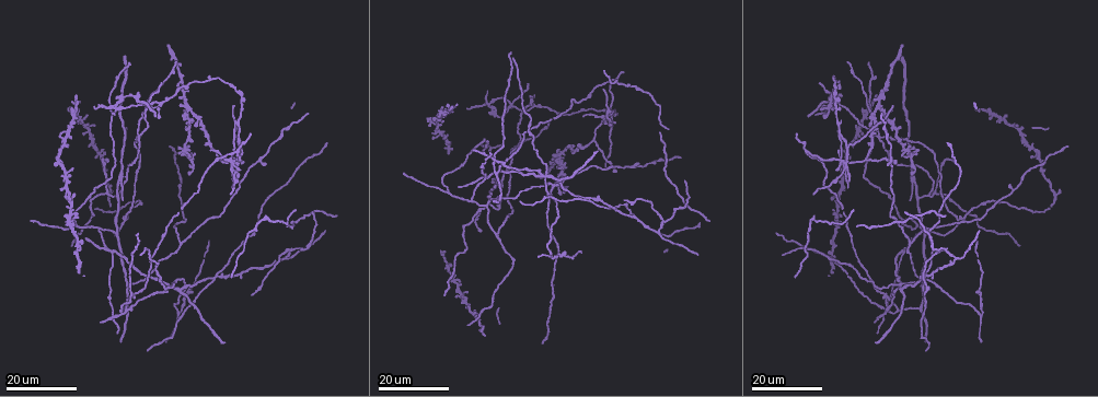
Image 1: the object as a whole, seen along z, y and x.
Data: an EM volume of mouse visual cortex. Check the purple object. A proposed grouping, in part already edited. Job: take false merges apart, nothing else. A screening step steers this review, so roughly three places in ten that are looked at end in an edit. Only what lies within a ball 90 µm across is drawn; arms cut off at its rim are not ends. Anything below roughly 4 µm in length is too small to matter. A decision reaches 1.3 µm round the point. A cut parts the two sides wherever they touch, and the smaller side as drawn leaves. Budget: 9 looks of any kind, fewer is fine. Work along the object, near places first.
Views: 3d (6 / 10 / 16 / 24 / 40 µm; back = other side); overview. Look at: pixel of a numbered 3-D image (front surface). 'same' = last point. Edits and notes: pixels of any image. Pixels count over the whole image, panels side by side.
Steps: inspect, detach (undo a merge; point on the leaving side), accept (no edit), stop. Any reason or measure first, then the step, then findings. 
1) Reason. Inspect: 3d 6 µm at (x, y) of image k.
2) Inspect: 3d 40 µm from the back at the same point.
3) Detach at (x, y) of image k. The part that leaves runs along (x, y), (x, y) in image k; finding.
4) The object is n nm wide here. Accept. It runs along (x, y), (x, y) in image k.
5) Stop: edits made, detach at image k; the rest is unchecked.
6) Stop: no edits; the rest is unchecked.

Three-way junction. Inspect: 3d 24 µm at (487, 203) of image 1.

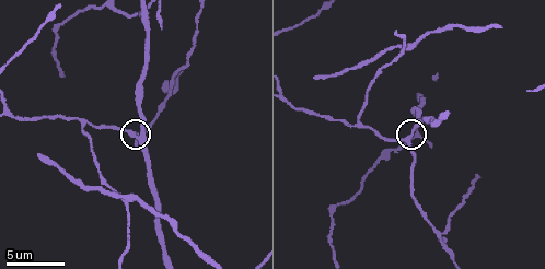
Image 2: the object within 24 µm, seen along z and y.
Inspect: 3d 6 µm at (134, 131) of image 2.

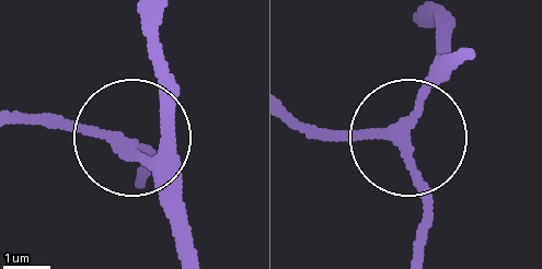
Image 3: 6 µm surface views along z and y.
Accept. One neuron here.

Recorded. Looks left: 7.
Three-way junction. Inspect: 3d 10 µm at (170, 93) of image 2.

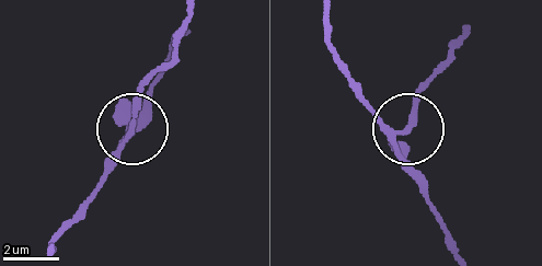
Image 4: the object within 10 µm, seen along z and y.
Inspect: 3d 10 µm from the back at (131, 126) of image 4.

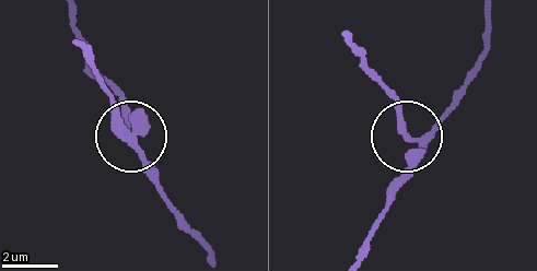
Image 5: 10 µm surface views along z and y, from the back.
The object is 230 nm wide here. Accept. One neuron here.

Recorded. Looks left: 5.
Inspect: 3d 6 µm at (414, 199) of image 2.

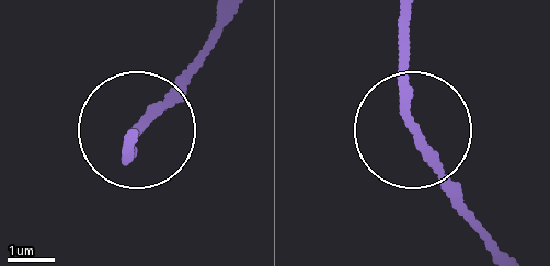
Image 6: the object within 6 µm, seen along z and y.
From behind. Inspect: 3d 6 µm from the back at (411, 126) of image 6.

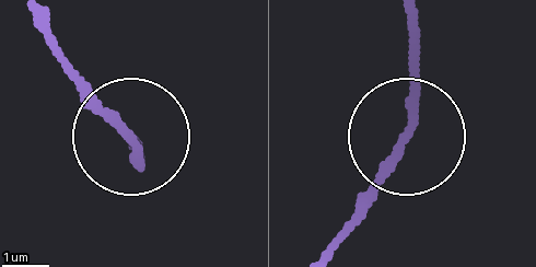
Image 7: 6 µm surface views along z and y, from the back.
Accept. It runs along (403, 141), (391, 173), (348, 216) in image 7; continuous, no second neuron.

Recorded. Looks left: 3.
Arms part here. Inspect: 3d 16 µm at (554, 185) of image 1.

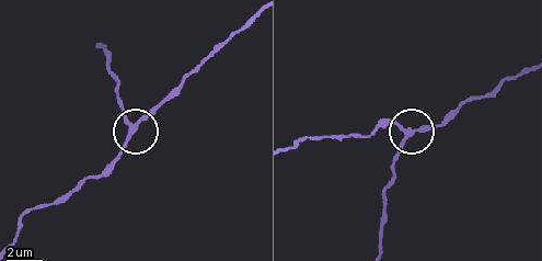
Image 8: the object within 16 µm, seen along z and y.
Inspect: 3d 10 µm at (135, 128) of image 8.

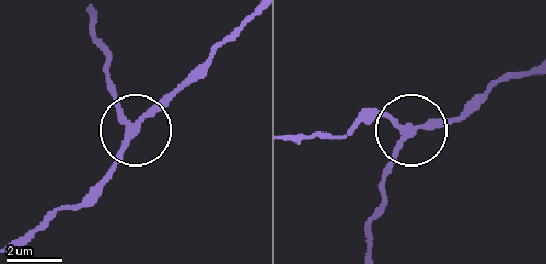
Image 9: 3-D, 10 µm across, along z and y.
Accept. It runs along (21, 247), (56, 214), (84, 199), (127, 136), (181, 82) in image 9; one neuron here.

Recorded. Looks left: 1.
Stop: no edits; the rest is unchecked.

